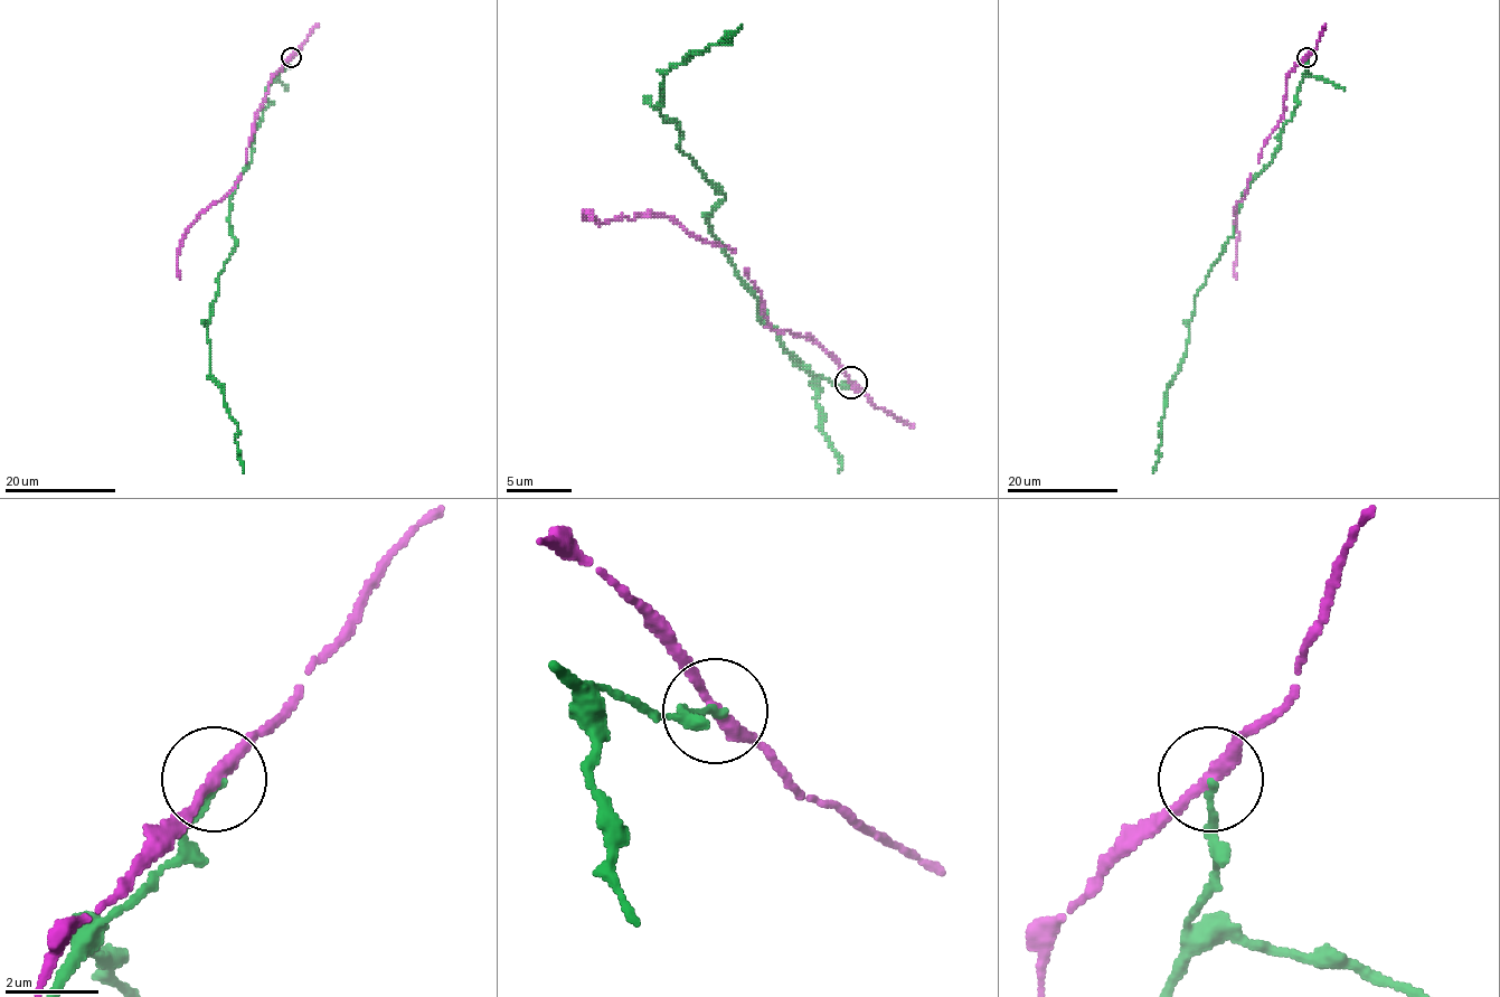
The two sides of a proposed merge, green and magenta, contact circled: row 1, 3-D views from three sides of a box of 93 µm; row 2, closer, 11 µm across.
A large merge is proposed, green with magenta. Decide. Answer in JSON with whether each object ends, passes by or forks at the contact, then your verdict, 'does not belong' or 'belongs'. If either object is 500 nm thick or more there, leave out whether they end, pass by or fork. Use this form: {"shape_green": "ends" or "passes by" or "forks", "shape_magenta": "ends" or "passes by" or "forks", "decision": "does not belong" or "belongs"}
{"shape_green": "ends", "shape_magenta": "passes by", "decision": "does not belong"}

